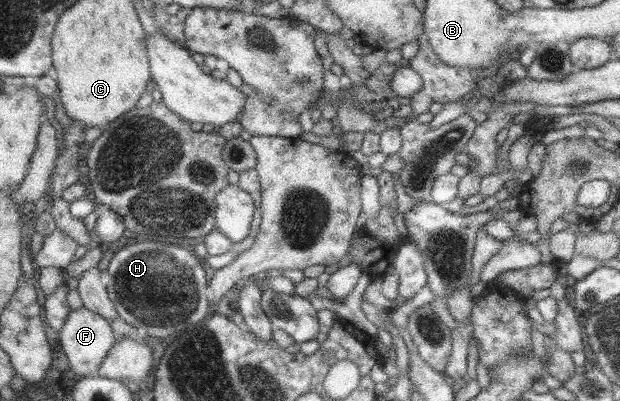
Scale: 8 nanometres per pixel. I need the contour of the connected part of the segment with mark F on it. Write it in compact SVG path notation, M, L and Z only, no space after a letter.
M84 307L70 310L70 314L66 316L66 322L59 331L59 339L60 345L62 345L62 349L68 357L70 369L76 373L76 377L97 375L98 366L100 366L100 363L102 363L110 348L114 346L114 342L116 342L109 321L100 314Z

